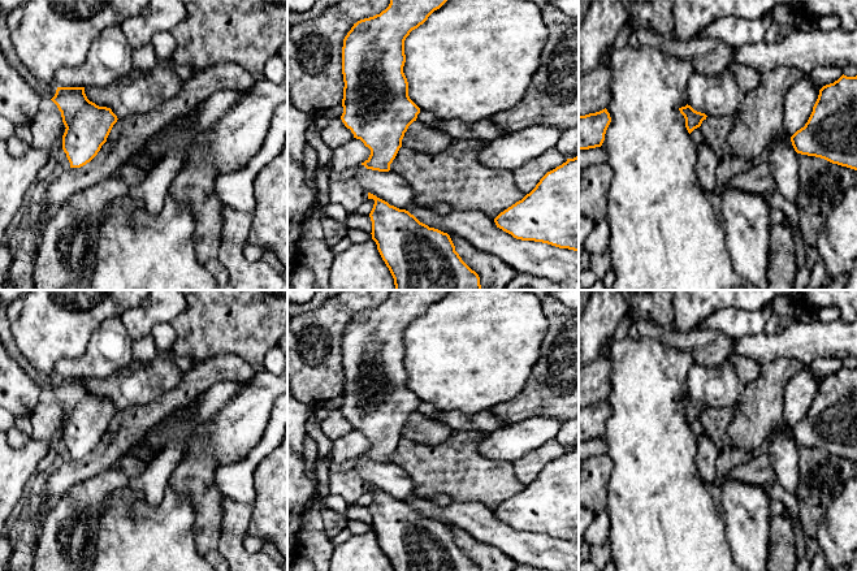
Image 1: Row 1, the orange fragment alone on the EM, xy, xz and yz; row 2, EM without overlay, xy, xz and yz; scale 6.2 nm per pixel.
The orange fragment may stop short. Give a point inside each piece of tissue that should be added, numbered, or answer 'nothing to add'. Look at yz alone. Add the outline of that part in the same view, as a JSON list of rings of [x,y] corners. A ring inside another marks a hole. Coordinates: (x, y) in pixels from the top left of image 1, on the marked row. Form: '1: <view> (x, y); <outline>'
nothing to add

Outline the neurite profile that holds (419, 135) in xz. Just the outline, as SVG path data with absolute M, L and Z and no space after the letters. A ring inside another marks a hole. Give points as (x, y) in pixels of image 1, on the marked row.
M416 120L404 133L402 146L427 155L436 155L447 148L453 142L454 139L449 134Z

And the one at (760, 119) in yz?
M789 66L761 73L759 85L744 95L727 137L724 156L757 159L784 131L784 96L804 74Z

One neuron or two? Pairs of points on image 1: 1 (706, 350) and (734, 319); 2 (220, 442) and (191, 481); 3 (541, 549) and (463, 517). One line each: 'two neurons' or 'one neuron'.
1: two neurons
2: two neurons
3: one neuron

